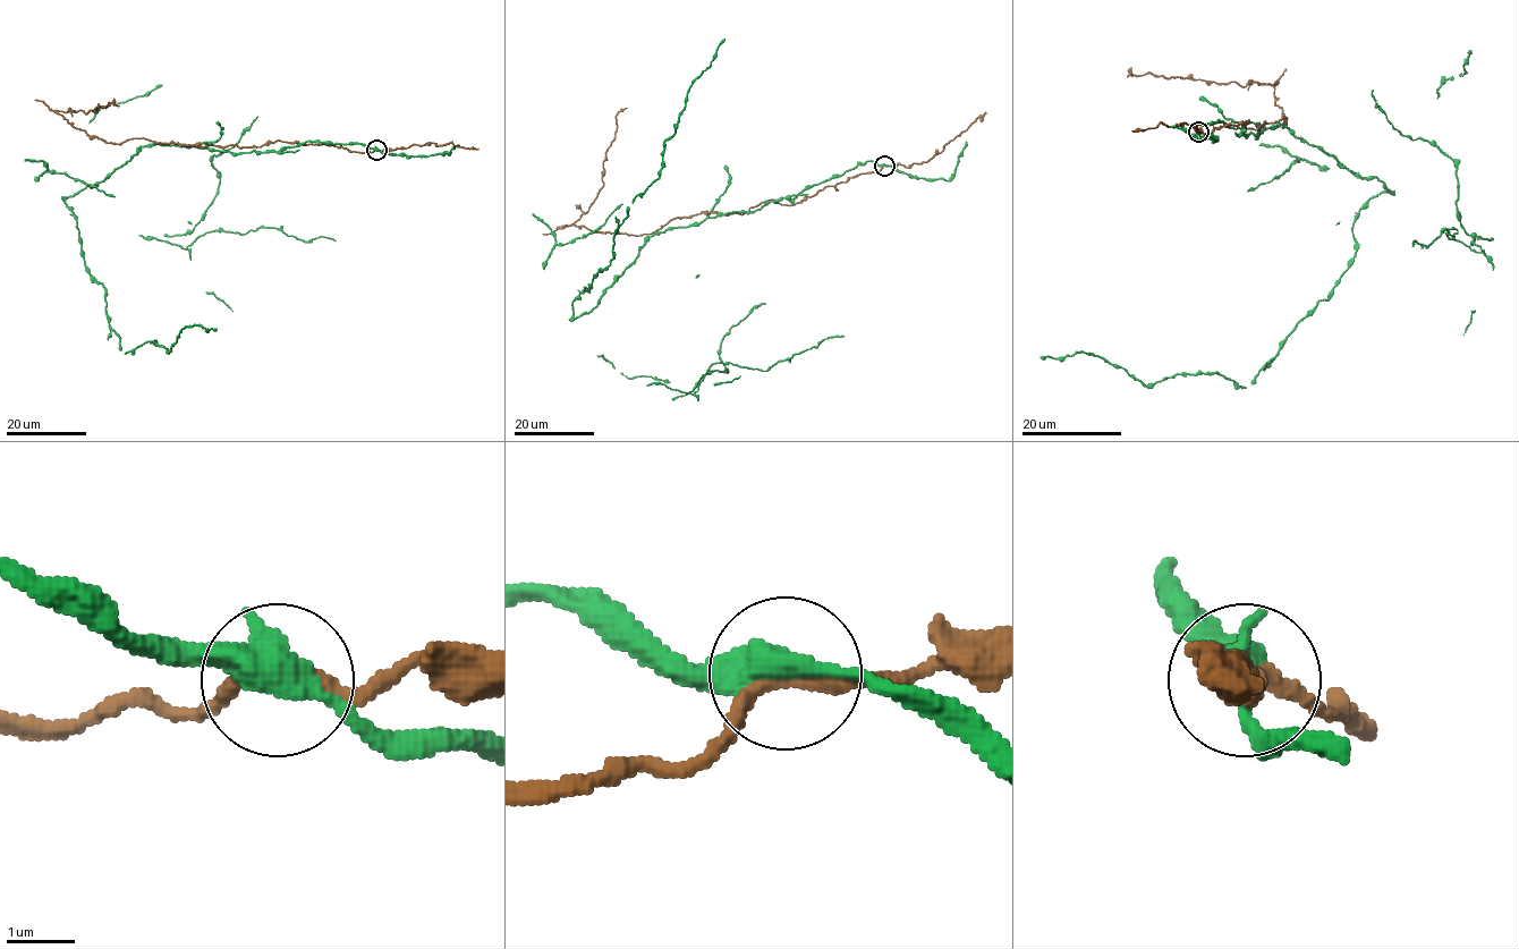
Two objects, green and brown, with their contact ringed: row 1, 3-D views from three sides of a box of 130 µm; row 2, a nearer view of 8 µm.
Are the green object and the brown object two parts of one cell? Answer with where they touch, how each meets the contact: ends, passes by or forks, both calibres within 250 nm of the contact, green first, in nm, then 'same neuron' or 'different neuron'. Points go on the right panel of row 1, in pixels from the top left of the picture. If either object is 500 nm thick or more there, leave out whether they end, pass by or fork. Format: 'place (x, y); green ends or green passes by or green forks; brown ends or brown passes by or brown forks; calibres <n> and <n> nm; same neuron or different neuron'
place (1198, 132); green passes by; brown passes by; calibres 440 and 200 nm; different neuron

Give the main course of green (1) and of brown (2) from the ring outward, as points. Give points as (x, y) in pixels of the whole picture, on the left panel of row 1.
1: (376, 150), (147, 145), (65, 198), (121, 350), (151, 341), (169, 350), (184, 328), (217, 329)
2: (376, 150), (276, 140), (240, 149), (141, 138), (107, 143), (57, 112), (119, 107)

